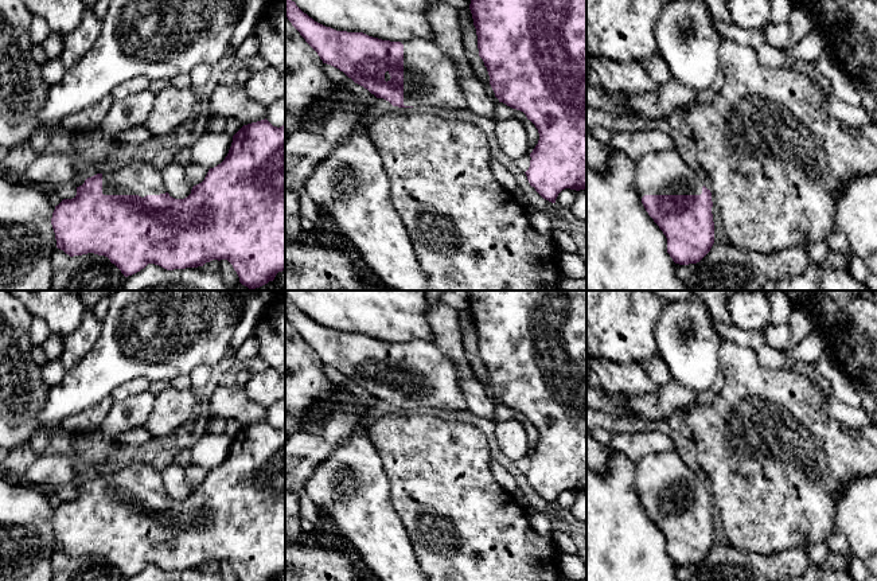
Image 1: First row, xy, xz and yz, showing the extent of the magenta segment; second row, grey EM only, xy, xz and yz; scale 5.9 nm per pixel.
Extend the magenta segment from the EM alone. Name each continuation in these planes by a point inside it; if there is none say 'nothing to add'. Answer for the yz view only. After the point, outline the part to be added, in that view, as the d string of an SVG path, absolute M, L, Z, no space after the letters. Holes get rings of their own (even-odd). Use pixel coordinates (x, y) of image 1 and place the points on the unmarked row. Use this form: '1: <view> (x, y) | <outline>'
1: yz (665, 474) | M675 449L651 453L636 464L635 486L644 496L701 496L703 484Z

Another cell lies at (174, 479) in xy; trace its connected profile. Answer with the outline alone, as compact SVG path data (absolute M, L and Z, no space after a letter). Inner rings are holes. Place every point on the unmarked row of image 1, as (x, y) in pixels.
M171 464L161 469L160 476L169 498L184 500L191 495L194 487L187 481L184 468Z

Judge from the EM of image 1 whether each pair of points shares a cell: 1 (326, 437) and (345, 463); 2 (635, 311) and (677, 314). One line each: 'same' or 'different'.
1: different
2: different

